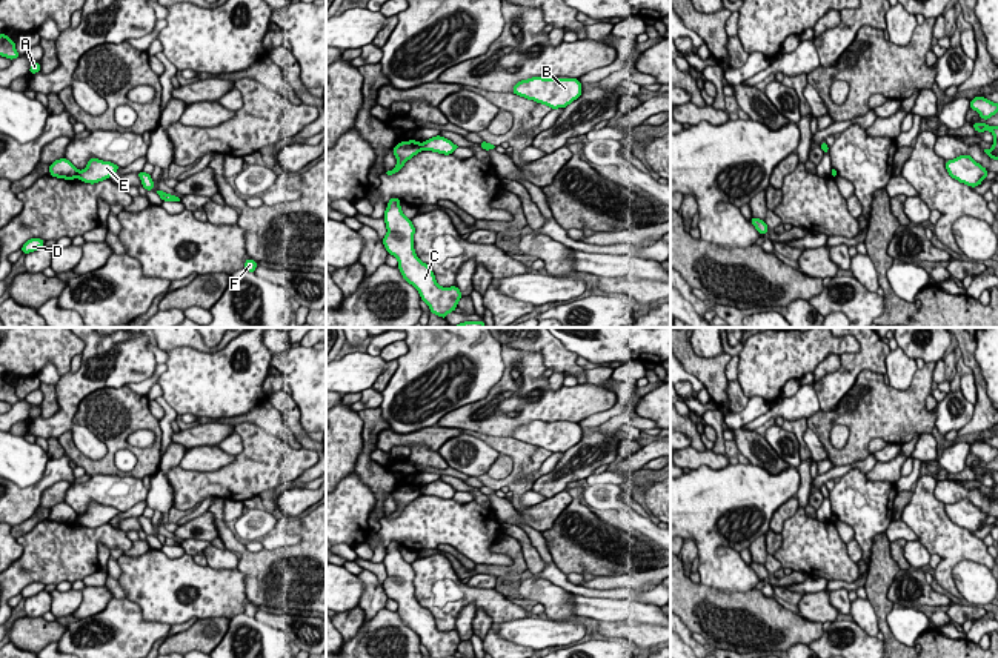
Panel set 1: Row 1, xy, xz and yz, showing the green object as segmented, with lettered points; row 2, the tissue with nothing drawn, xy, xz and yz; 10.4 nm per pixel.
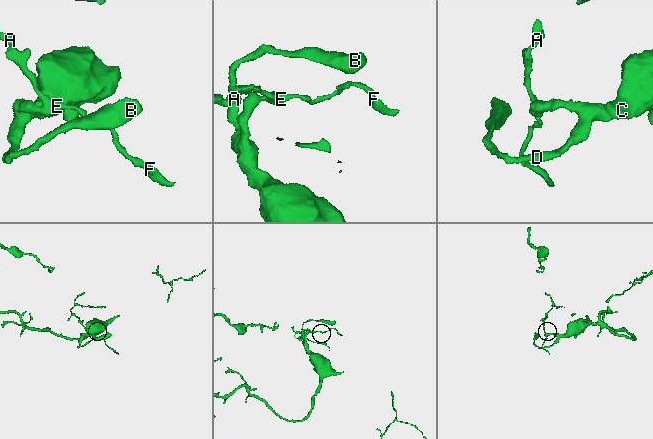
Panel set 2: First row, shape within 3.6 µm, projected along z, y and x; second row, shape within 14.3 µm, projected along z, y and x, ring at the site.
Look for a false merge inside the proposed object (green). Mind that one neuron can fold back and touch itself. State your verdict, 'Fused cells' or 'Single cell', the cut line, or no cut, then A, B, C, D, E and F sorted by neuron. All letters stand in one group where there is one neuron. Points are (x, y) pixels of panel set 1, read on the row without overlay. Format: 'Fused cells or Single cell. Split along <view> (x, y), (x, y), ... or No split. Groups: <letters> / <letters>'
Fused cells. Split along xz (420, 488), (422, 494). Groups: A E F / B C D

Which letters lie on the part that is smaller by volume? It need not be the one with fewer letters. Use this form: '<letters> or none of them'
A, E, F

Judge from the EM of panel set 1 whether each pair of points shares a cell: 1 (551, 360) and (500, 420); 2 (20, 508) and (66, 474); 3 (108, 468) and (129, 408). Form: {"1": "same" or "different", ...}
{"1": "different", "2": "same", "3": "same"}

